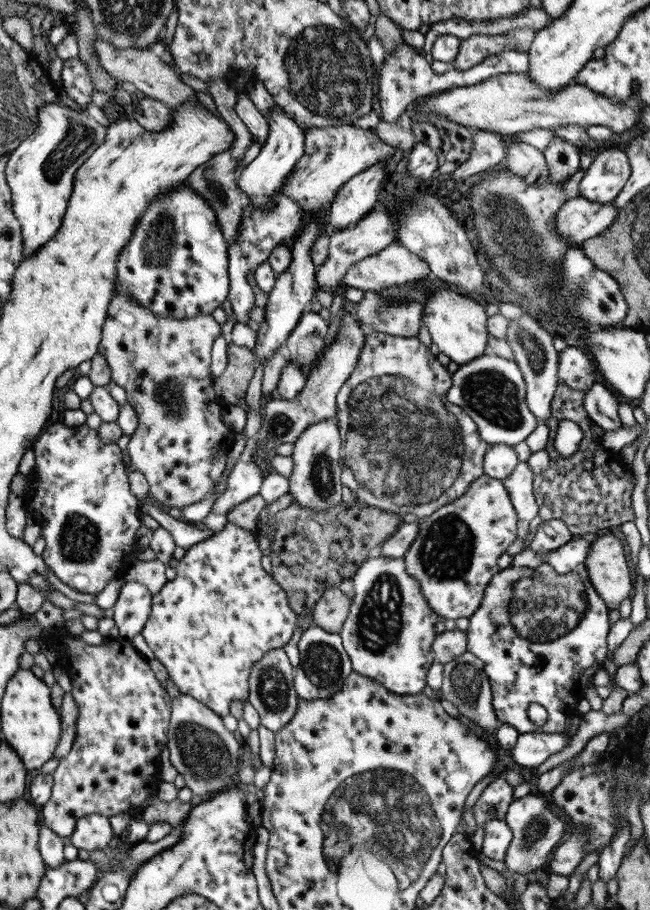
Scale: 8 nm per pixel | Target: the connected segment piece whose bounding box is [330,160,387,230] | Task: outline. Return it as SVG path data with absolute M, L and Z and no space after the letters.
M384 160L370 166L341 187L330 207L330 224L335 230L360 222L360 218L379 205L378 195L382 194L386 163L387 160Z

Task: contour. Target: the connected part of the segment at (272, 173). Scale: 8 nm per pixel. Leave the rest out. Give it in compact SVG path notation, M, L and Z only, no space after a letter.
M277 105L272 110L268 119L269 134L266 144L260 149L257 157L252 159L246 167L242 168L237 186L242 190L247 198L250 198L252 208L264 210L266 206L272 206L272 197L283 193L292 168L298 164L305 150L305 132L302 131Z

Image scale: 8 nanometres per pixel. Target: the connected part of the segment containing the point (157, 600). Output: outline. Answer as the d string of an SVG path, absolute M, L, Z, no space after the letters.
M231 523L224 527L223 530L218 531L217 534L213 535L211 538L191 546L186 552L186 555L178 561L178 566L175 568L176 577L172 580L168 580L162 590L153 596L151 611L142 631L148 646L156 655L156 659L168 669L168 675L170 675L172 682L178 686L179 691L202 702L202 704L205 704L208 708L212 709L212 711L216 711L220 717L230 714L230 704L232 704L232 700L238 700L240 702L249 700L250 691L248 691L248 680L250 680L250 674L255 663L258 663L265 656L266 652L270 652L270 650L274 650L274 648L283 649L284 646L290 642L290 638L294 636L296 622L298 622L298 615L292 611L286 592L282 590L271 574L263 570L261 564L262 557L263 551L260 550L256 533Z

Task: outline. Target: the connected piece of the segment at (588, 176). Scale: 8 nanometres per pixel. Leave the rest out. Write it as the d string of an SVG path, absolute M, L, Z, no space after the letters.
M620 149L603 151L593 159L580 182L579 196L590 202L608 204L618 197L630 179L630 161Z

